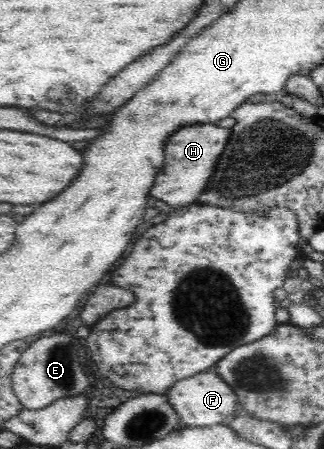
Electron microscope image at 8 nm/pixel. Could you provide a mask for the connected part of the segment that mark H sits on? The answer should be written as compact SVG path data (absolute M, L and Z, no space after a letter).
M214 124L188 125L174 132L170 140L166 140L164 154L166 162L158 170L158 178L150 190L150 196L162 200L170 206L186 206L196 200L198 194L204 192L206 184L211 181L218 158L226 148L230 138L230 129Z

